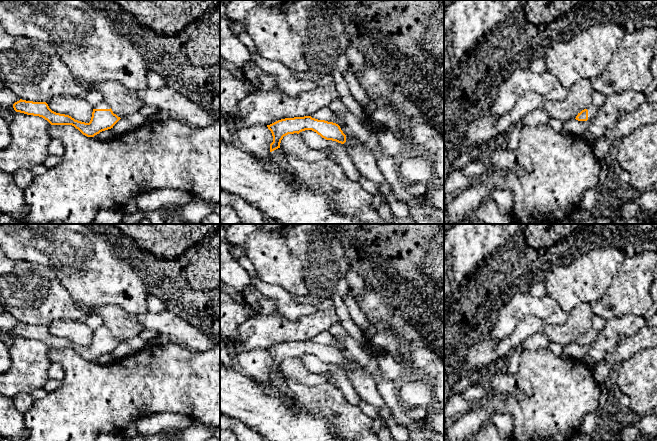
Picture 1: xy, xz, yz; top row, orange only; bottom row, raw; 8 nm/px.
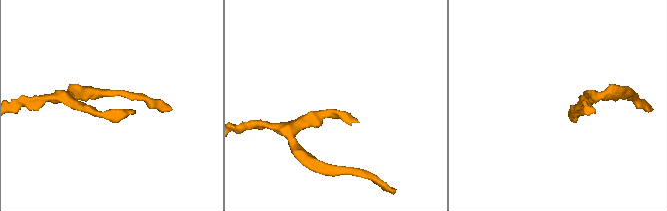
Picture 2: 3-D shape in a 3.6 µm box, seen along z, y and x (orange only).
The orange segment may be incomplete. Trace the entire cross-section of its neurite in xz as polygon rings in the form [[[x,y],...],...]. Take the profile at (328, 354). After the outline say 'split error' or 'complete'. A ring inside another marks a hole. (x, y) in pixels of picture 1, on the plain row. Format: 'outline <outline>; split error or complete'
outline [[[311,340],[285,342],[267,349],[273,360],[270,368],[270,376],[280,372],[281,364],[288,358],[299,358],[305,354],[312,354],[326,364],[336,365],[344,368],[346,359],[340,350],[333,346],[318,344]]]; complete

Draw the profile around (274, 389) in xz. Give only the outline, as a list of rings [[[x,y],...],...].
[[[220,286],[220,336],[237,356],[239,370],[252,377],[255,383],[271,396],[284,396],[287,390],[269,379],[273,366],[271,355],[266,349],[245,349],[238,343],[238,327],[256,312],[246,300],[236,301]]]

